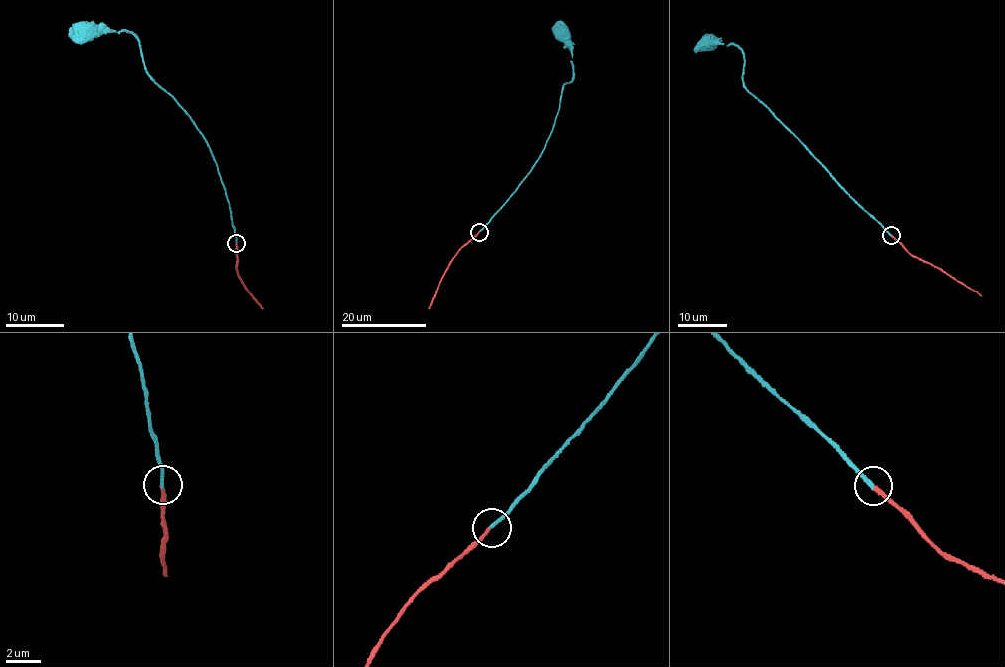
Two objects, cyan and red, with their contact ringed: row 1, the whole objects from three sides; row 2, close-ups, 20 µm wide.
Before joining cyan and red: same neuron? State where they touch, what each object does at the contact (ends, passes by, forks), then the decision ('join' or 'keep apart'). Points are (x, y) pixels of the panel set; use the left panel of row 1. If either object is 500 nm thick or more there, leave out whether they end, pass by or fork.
(236, 243) | cyan ends | red ends | join

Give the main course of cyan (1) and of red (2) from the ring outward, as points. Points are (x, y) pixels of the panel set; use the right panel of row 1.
1: (891, 235), (744, 85), (744, 58), (741, 50), (733, 44), (711, 44), (710, 48), (708, 45)
2: (891, 235), (914, 255), (981, 296)

